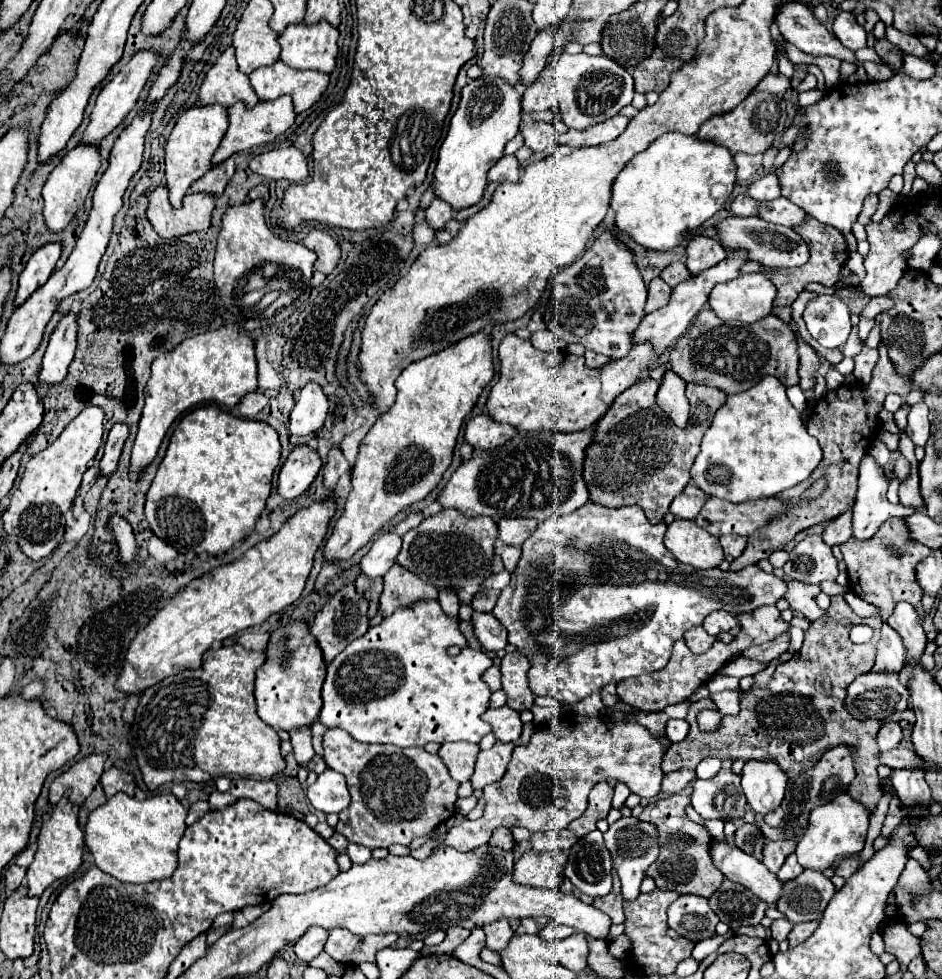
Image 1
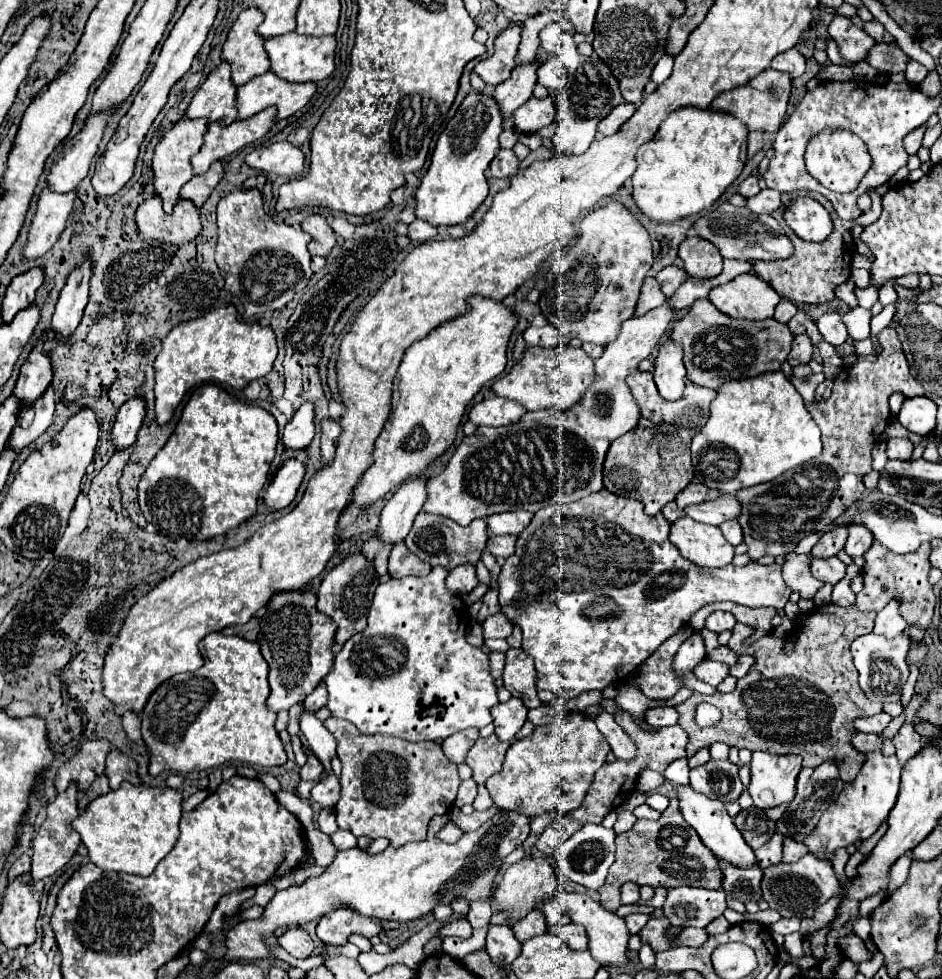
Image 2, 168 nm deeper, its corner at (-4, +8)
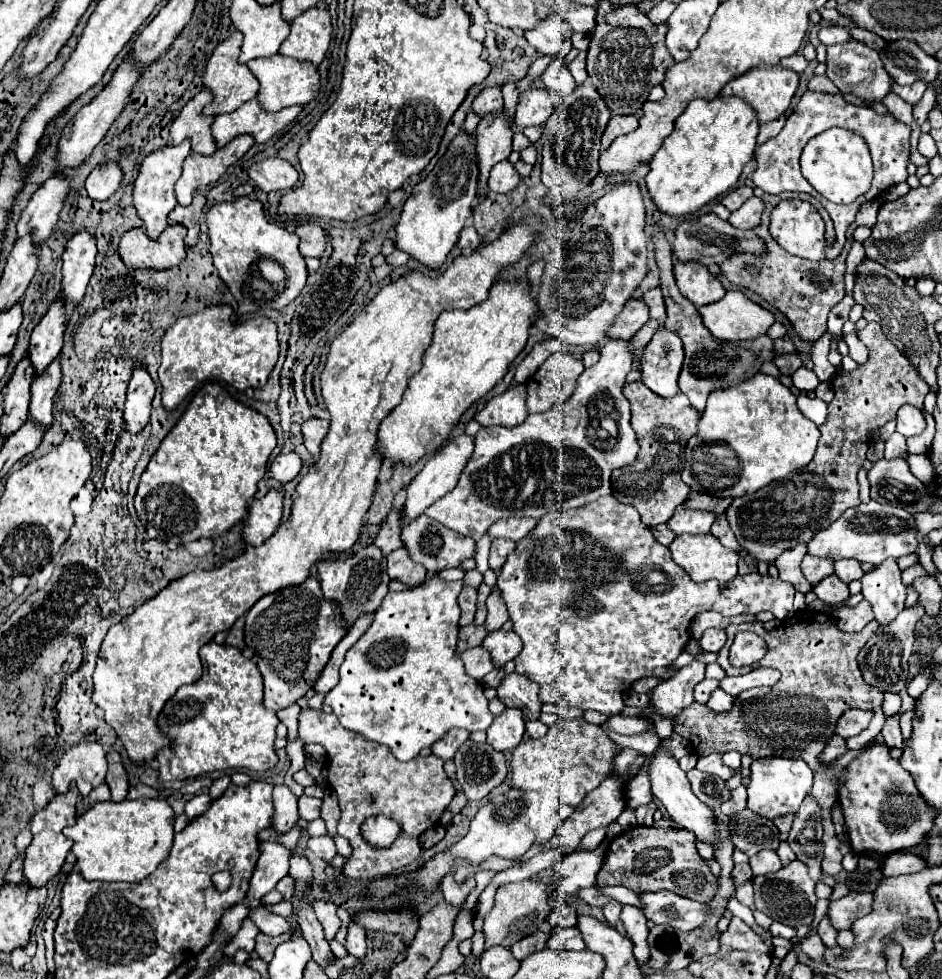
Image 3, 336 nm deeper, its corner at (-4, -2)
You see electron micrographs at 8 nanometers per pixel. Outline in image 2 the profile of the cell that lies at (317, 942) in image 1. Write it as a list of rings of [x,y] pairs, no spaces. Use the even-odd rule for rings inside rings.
[[[290,927],[280,935],[280,947],[288,951],[296,959],[306,959],[314,951],[314,943],[310,935],[302,927]]]

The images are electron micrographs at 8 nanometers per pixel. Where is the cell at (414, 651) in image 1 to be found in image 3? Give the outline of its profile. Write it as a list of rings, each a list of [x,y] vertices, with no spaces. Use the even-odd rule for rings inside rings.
[[[440,575],[414,589],[390,591],[380,609],[376,609],[372,625],[346,653],[340,665],[340,683],[324,697],[324,703],[332,707],[342,727],[360,733],[364,739],[388,745],[400,761],[414,759],[424,747],[440,741],[448,729],[486,731],[494,721],[484,697],[484,685],[464,671],[464,663],[456,653],[460,617],[456,597],[460,591],[462,581],[444,581]]]

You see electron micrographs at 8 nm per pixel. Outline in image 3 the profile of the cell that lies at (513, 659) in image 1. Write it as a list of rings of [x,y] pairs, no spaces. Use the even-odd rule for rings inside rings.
[[[508,673],[498,685],[498,699],[506,707],[522,709],[526,721],[534,721],[540,717],[540,707],[542,707],[538,699],[538,691],[540,687],[528,677],[518,673]]]

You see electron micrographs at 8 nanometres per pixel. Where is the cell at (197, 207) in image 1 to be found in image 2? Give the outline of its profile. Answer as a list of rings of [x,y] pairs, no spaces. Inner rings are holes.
[[[150,197],[146,199],[138,209],[136,209],[136,227],[138,227],[138,237],[144,243],[150,241],[160,241],[160,243],[174,243],[174,245],[184,245],[192,239],[196,239],[196,235],[200,233],[200,211],[196,207],[192,207],[190,201],[180,199],[174,207],[174,211],[170,215],[164,215],[160,209],[160,199]]]

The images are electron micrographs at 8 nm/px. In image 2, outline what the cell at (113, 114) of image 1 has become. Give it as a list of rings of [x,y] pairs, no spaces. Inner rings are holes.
[[[114,107],[112,111],[106,111],[106,115],[90,115],[90,117],[86,119],[84,129],[82,129],[74,139],[68,139],[68,141],[66,141],[66,145],[62,147],[62,155],[56,157],[56,161],[54,161],[54,165],[52,165],[52,169],[50,169],[50,173],[46,175],[46,187],[48,187],[50,191],[54,191],[54,193],[70,193],[70,191],[74,191],[74,189],[78,187],[78,183],[80,183],[80,181],[86,177],[86,173],[88,173],[88,167],[90,167],[92,157],[94,157],[96,151],[98,151],[98,143],[100,143],[100,139],[102,139],[102,129],[104,129],[106,121],[112,117],[112,113],[116,113],[116,109],[118,109],[118,107]]]

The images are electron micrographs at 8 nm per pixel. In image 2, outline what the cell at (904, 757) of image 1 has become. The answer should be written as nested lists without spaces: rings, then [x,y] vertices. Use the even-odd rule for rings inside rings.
[[[854,733],[854,737],[852,737],[854,741],[854,747],[856,749],[860,749],[862,753],[864,751],[878,751],[880,747],[882,747],[882,743],[884,743],[884,739],[878,739],[878,735],[870,735],[870,733]]]

